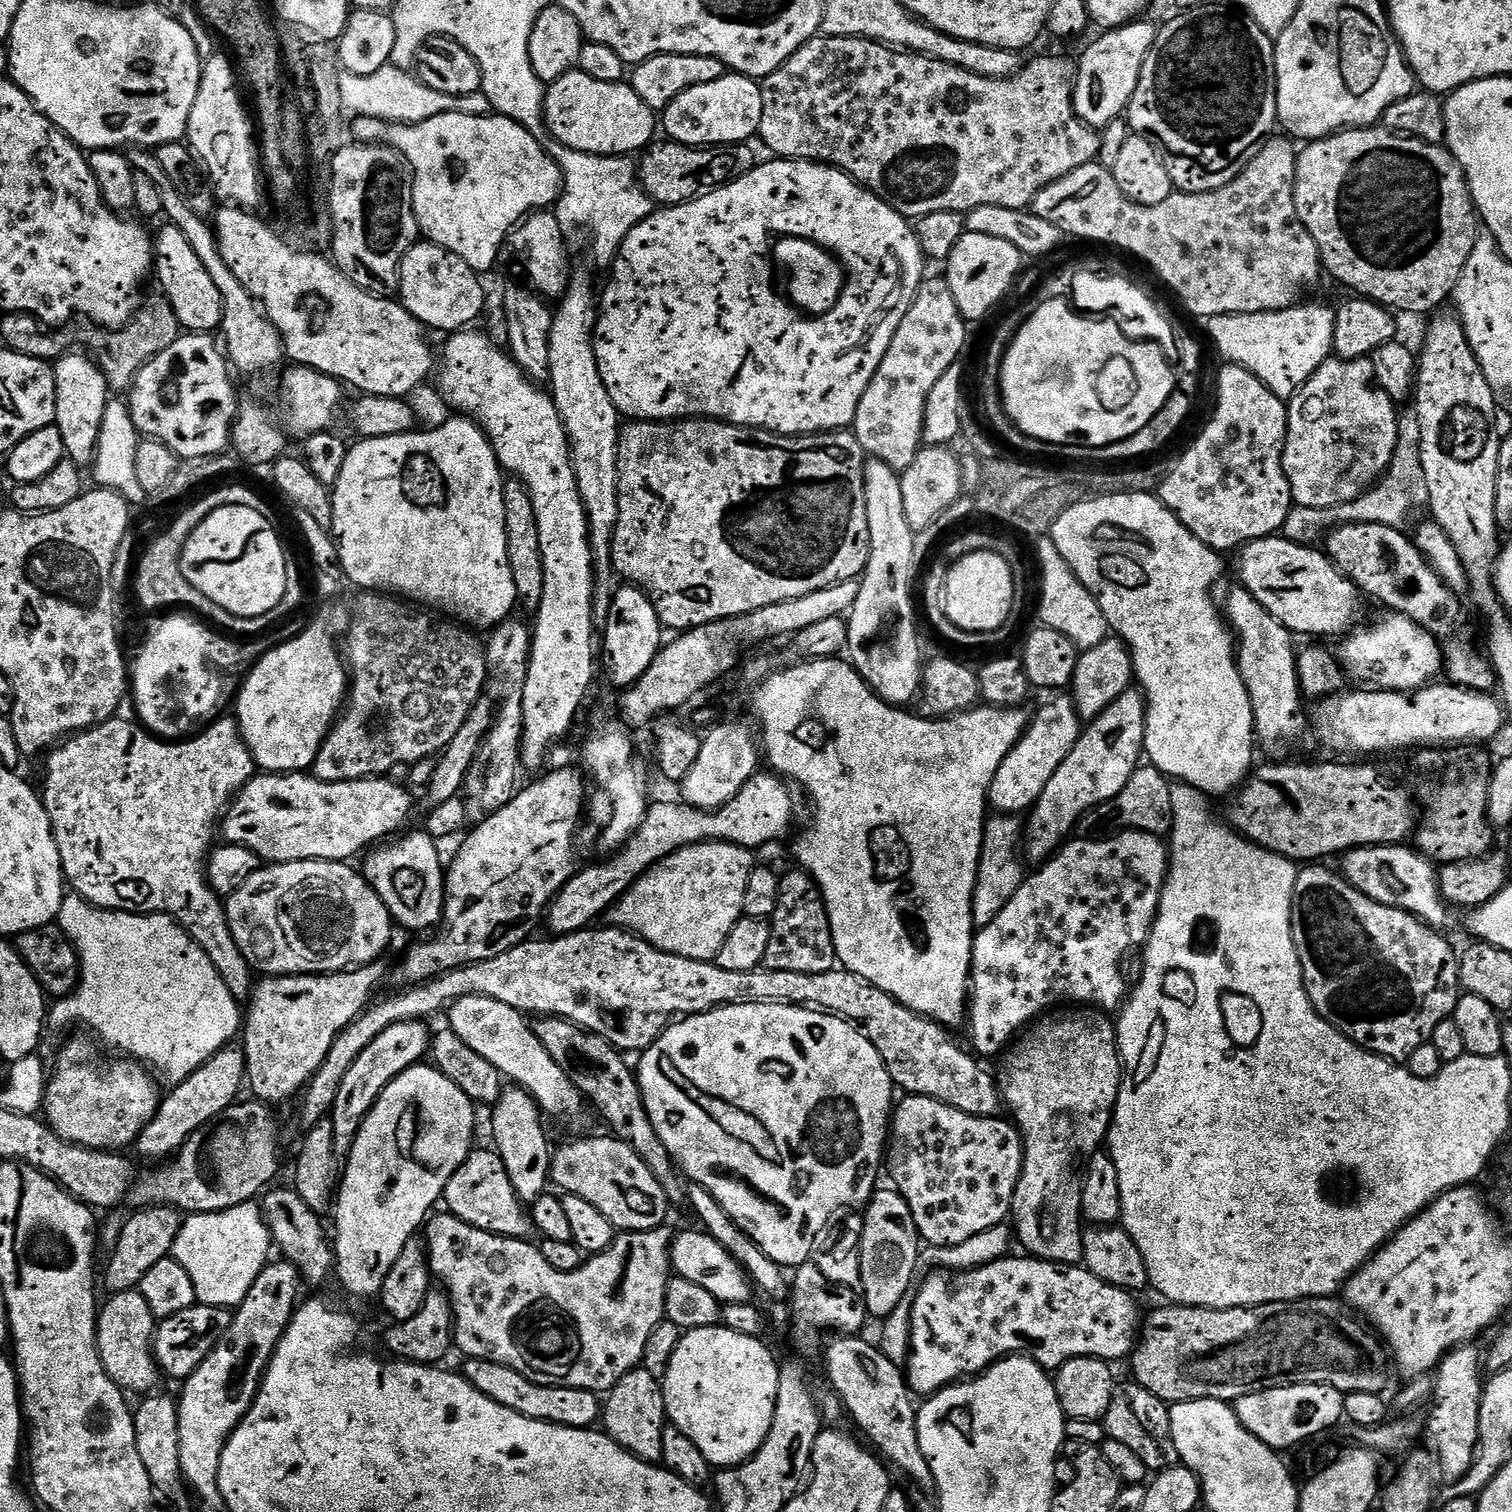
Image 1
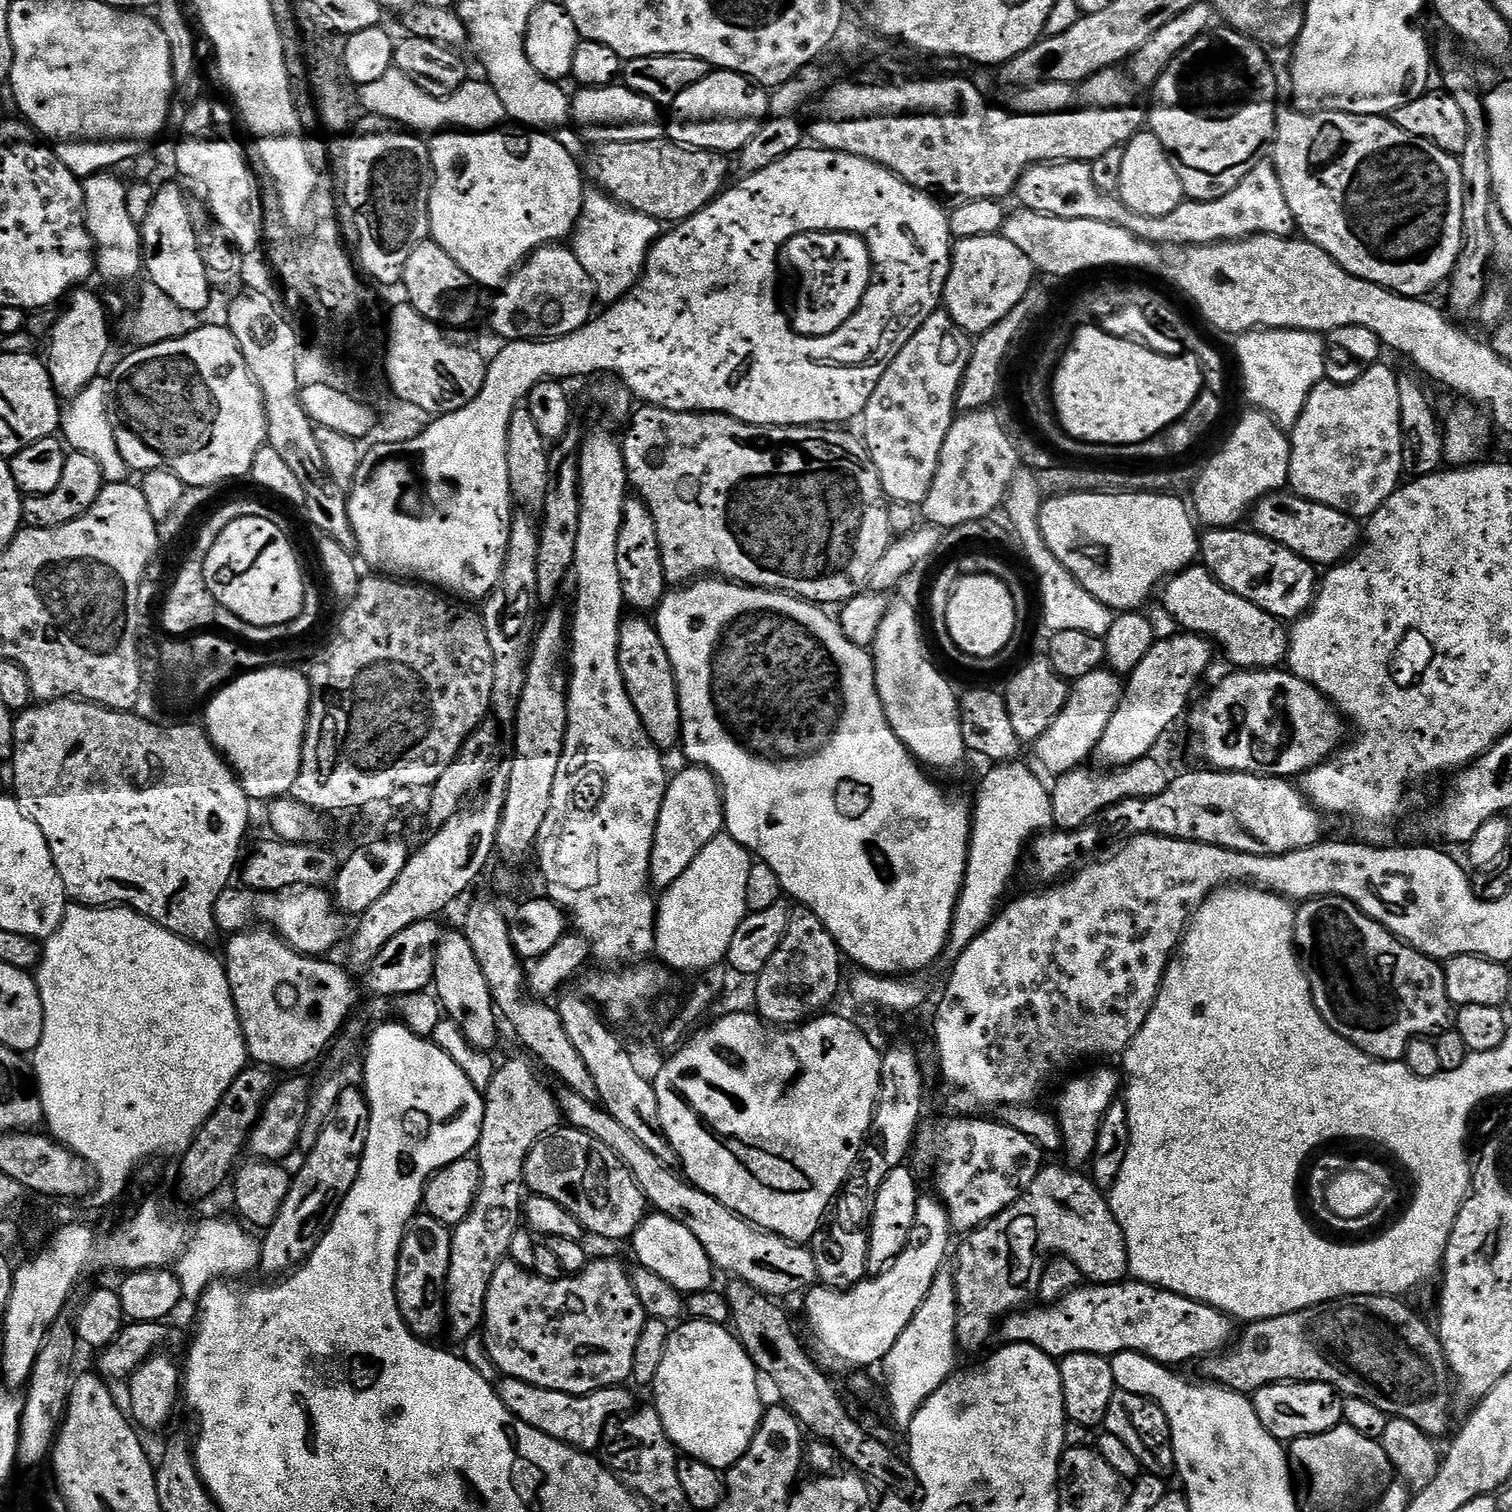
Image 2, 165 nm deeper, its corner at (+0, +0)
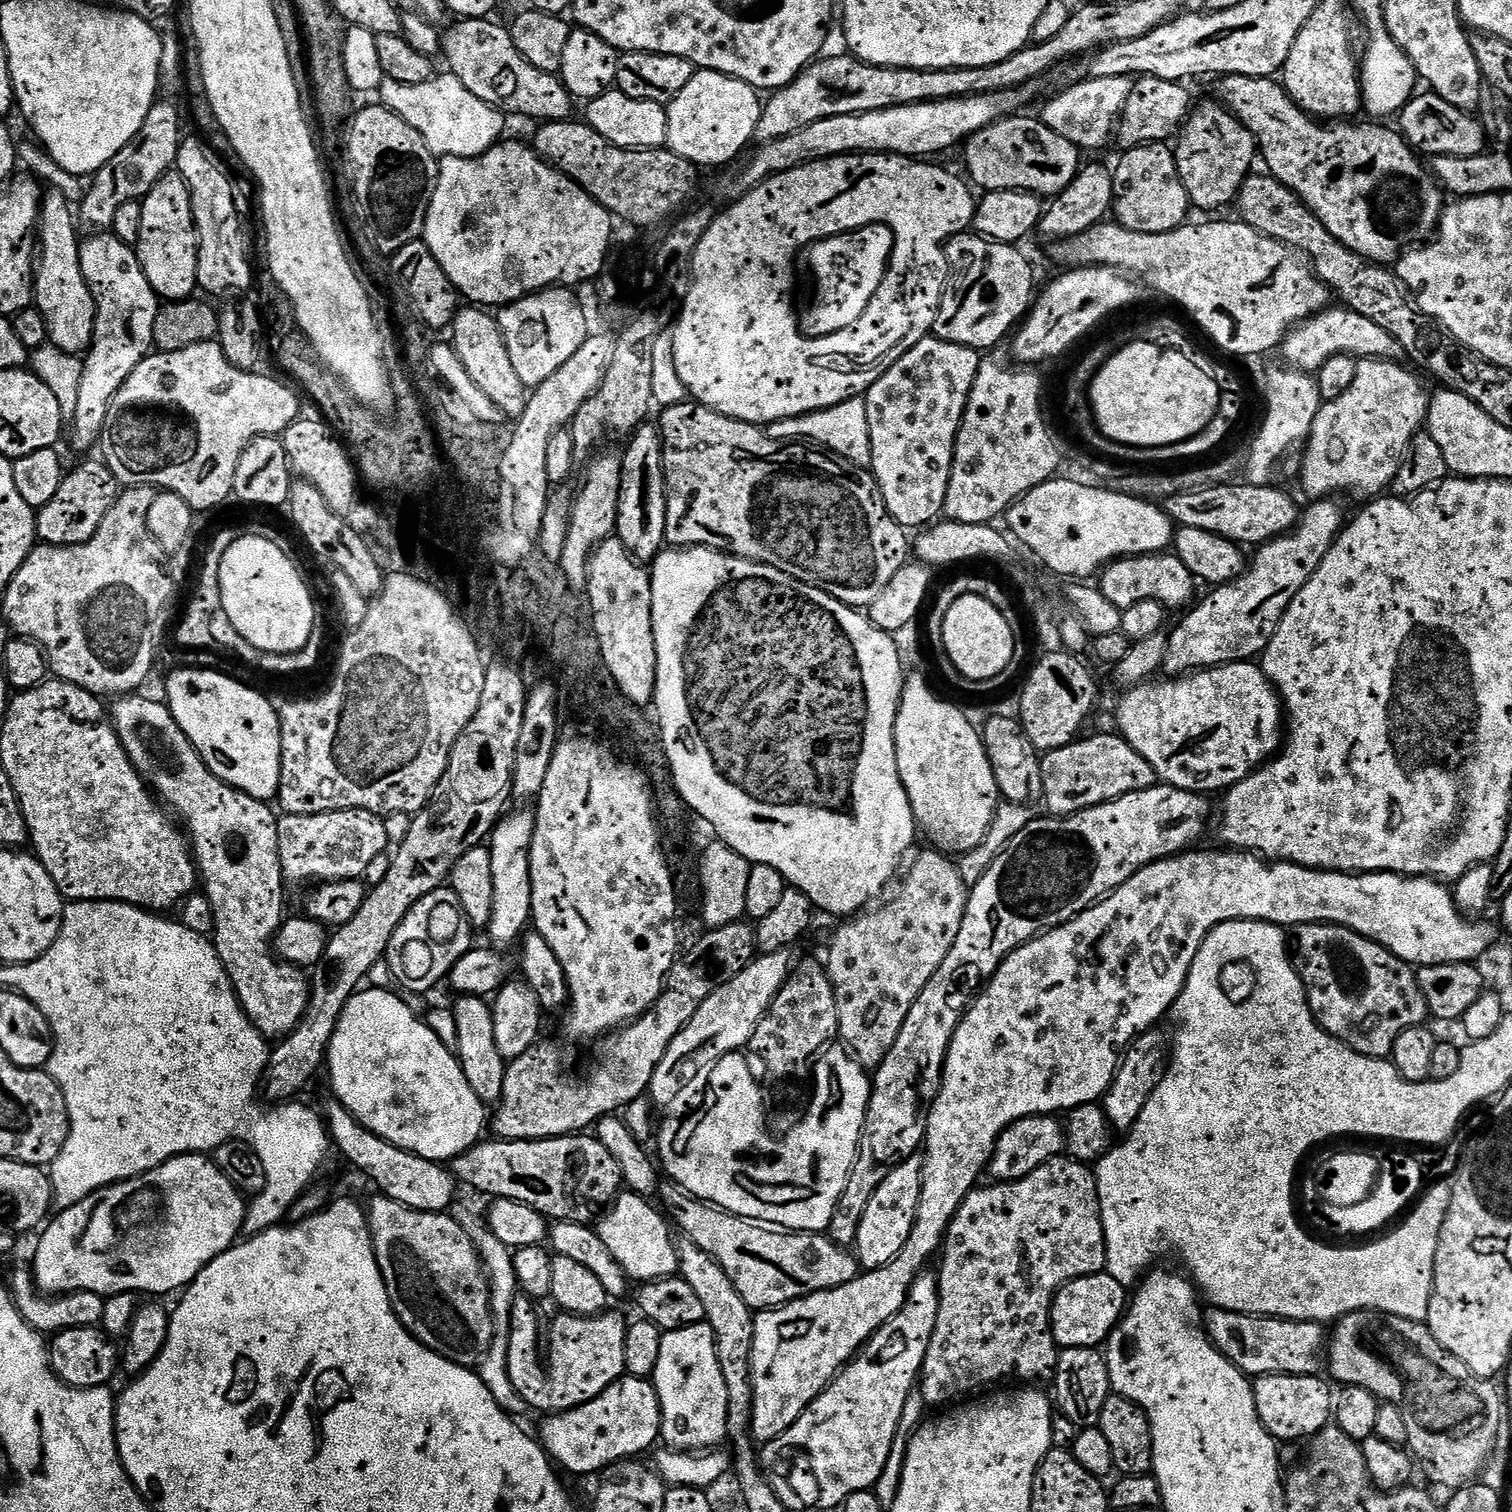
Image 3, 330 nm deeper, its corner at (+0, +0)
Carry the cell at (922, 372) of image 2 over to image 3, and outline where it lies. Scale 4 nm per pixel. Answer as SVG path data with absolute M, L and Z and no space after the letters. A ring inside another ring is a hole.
M929 334L925 336L922 342L918 342L918 346L914 346L906 354L902 354L896 360L891 361L886 374L882 374L882 378L878 378L878 382L871 384L863 397L863 402L866 406L866 418L870 422L870 446L872 447L872 466L870 471L878 482L880 493L886 502L886 510L905 530L913 530L912 528L920 530L941 519L944 503L946 502L946 490L950 486L950 470L952 469L952 459L954 458L956 435L960 429L960 423L970 398L970 390L974 386L974 378L978 374L981 363L982 356L977 349L939 340L934 334Z

